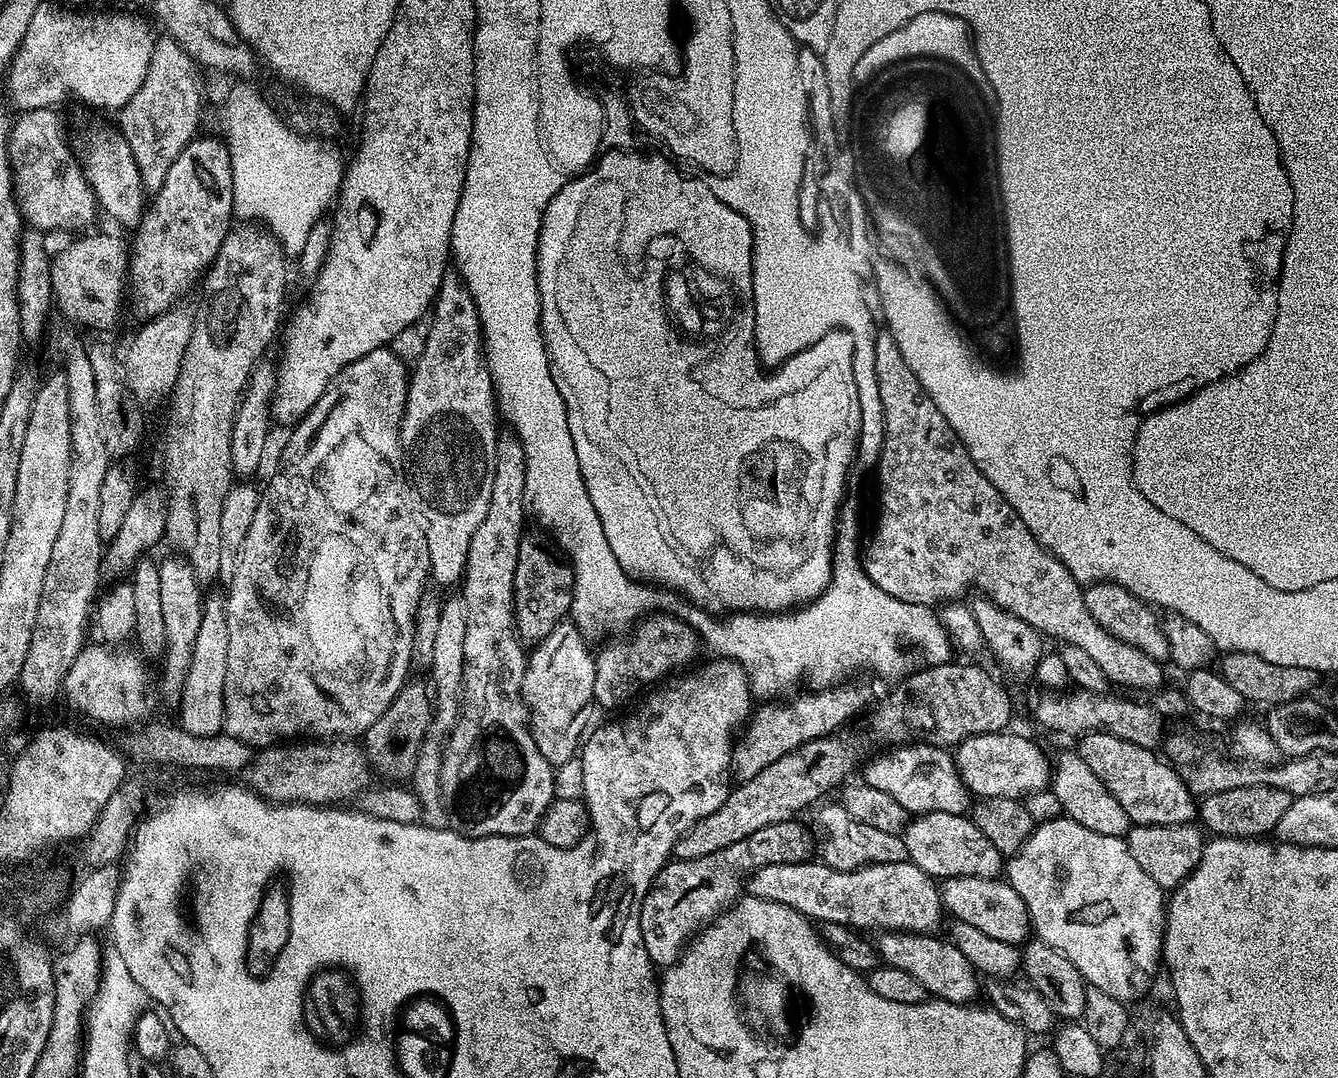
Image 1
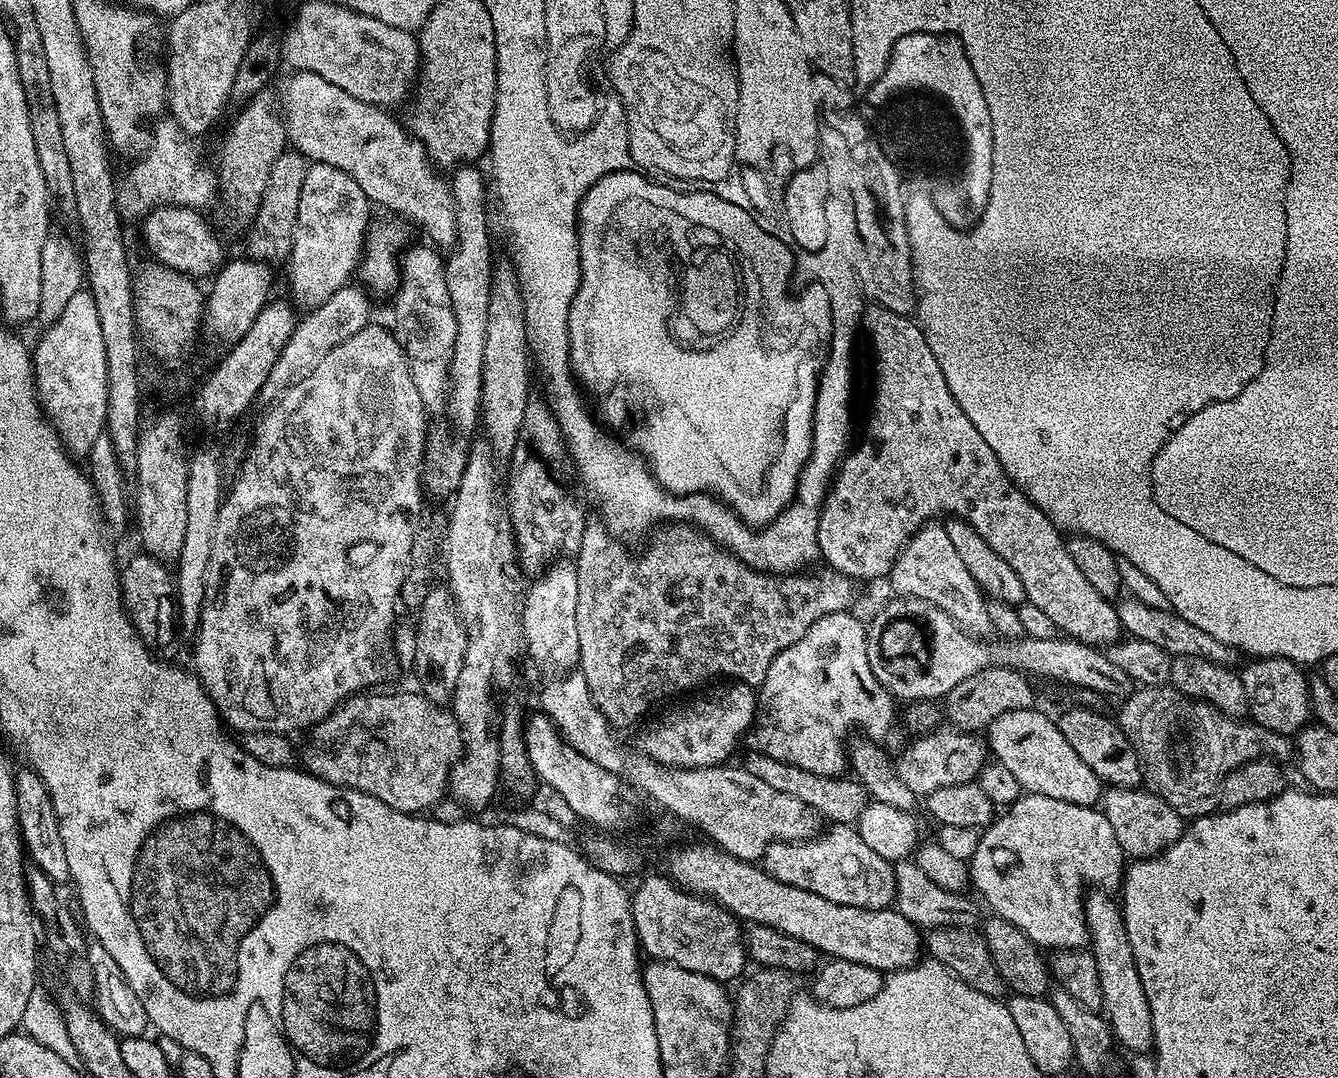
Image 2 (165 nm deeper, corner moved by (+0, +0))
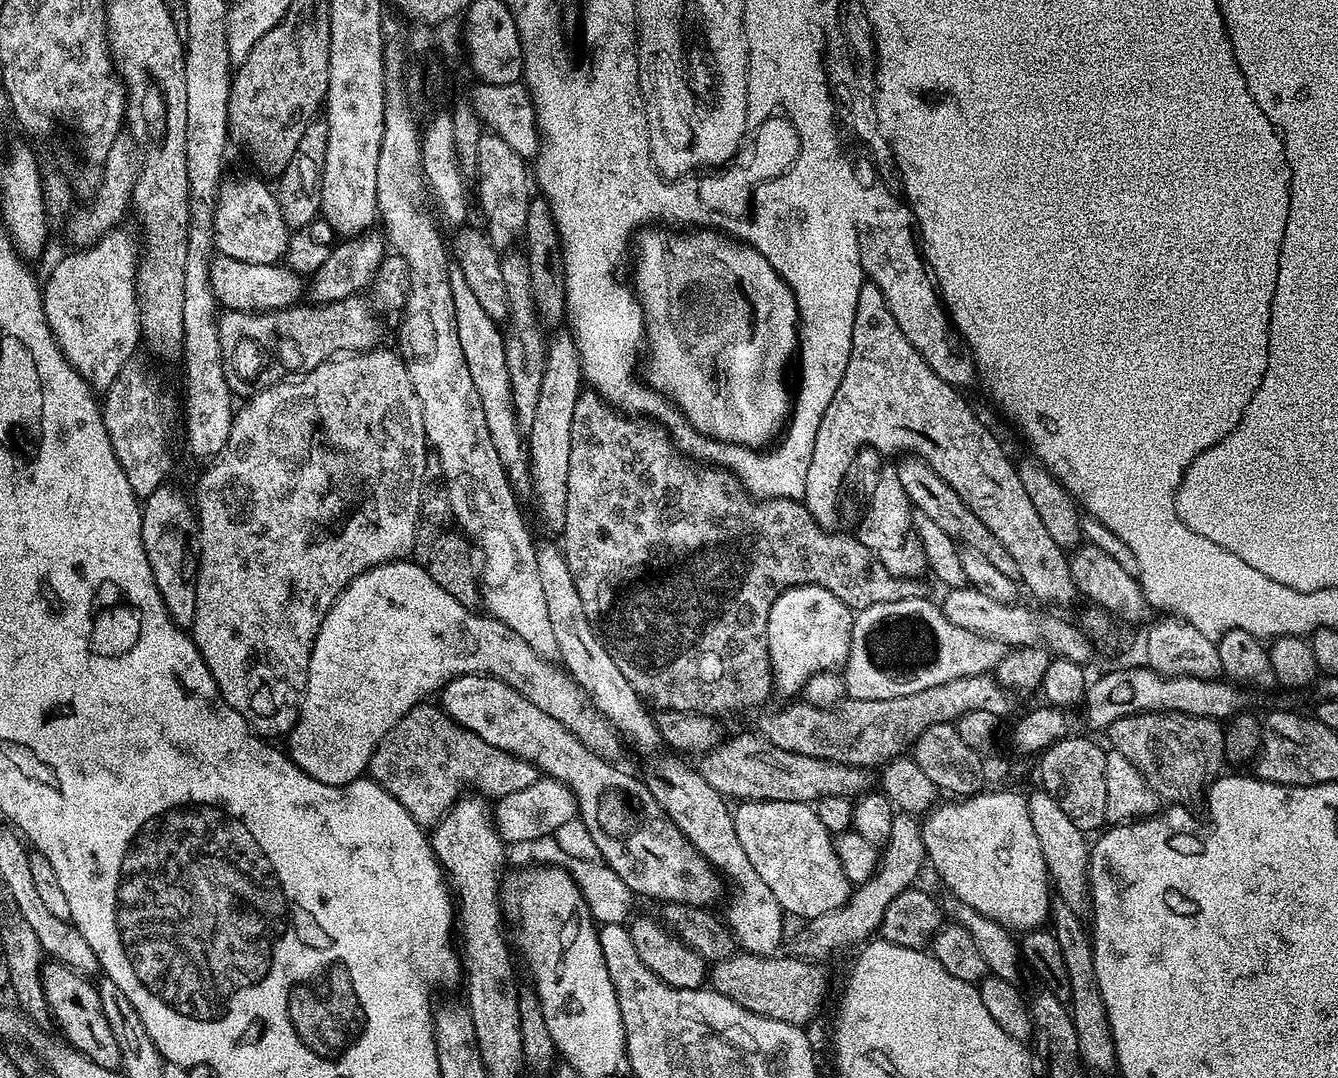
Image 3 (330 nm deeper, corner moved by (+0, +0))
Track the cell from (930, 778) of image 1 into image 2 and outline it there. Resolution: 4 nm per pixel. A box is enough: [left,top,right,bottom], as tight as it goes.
[750,610,898,776]

